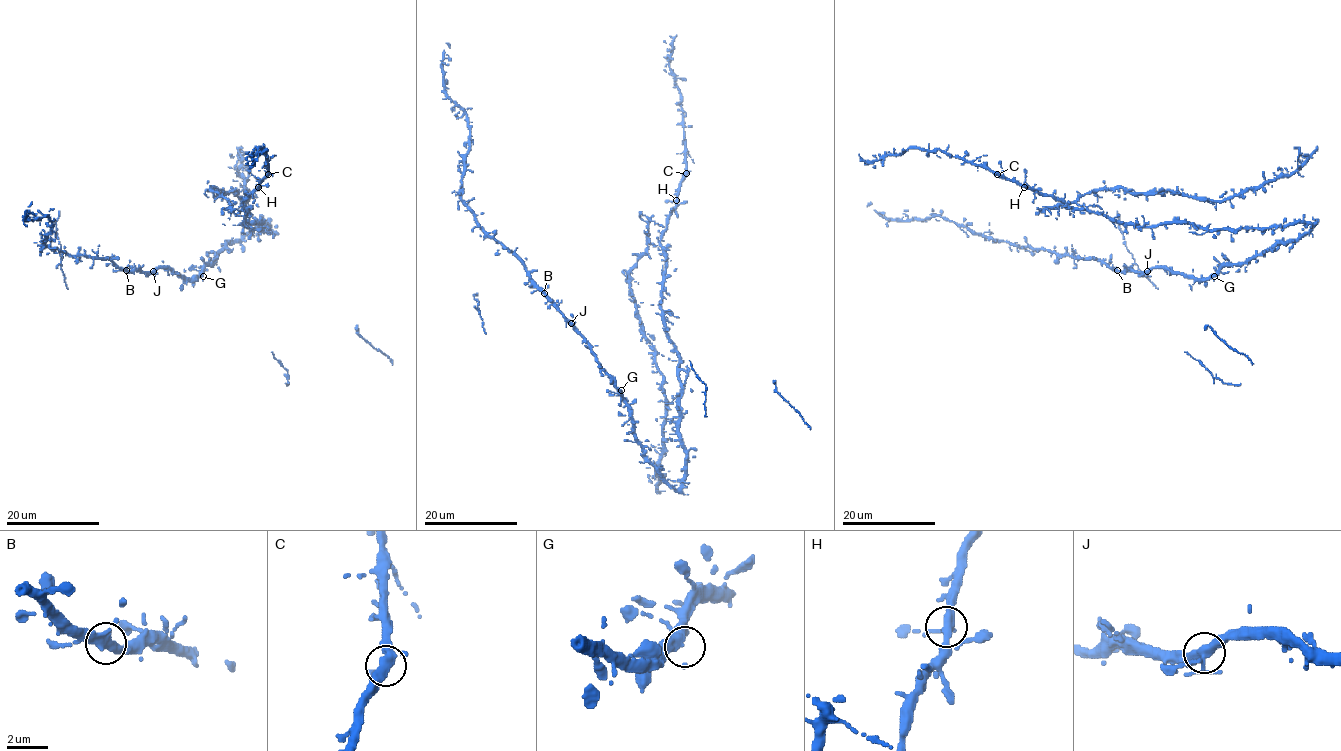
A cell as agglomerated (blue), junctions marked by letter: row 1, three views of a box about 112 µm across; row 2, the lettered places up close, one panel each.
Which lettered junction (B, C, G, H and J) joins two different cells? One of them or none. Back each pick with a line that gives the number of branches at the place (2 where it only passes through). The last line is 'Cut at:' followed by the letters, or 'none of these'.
Cut at: none of these

